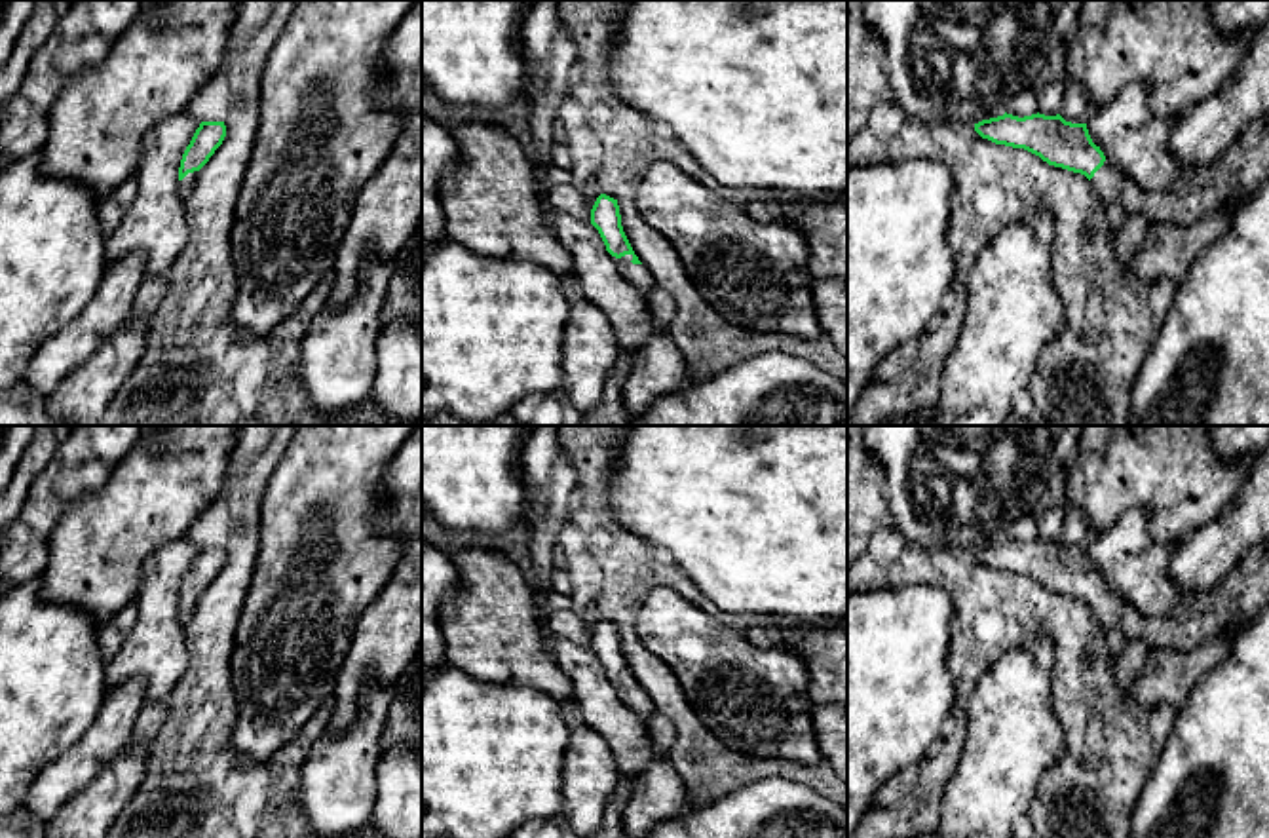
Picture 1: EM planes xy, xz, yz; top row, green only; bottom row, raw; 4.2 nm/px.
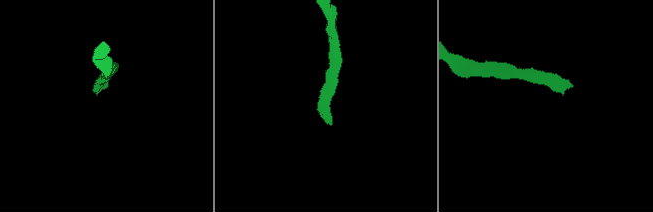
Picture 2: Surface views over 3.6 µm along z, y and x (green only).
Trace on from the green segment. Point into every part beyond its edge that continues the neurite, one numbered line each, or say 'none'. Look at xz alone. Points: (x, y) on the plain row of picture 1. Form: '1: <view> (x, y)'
1: xz (637, 700)

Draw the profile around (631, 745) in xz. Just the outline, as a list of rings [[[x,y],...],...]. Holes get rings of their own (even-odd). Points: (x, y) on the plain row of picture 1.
[[[553,638],[551,650],[572,682],[572,697],[581,709],[585,726],[604,737],[621,773],[634,777],[653,758],[665,756],[653,745],[646,724],[619,699],[591,646]]]

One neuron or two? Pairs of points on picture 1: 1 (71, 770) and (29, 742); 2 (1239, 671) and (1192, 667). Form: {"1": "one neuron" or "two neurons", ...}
{"1": "two neurons", "2": "two neurons"}

